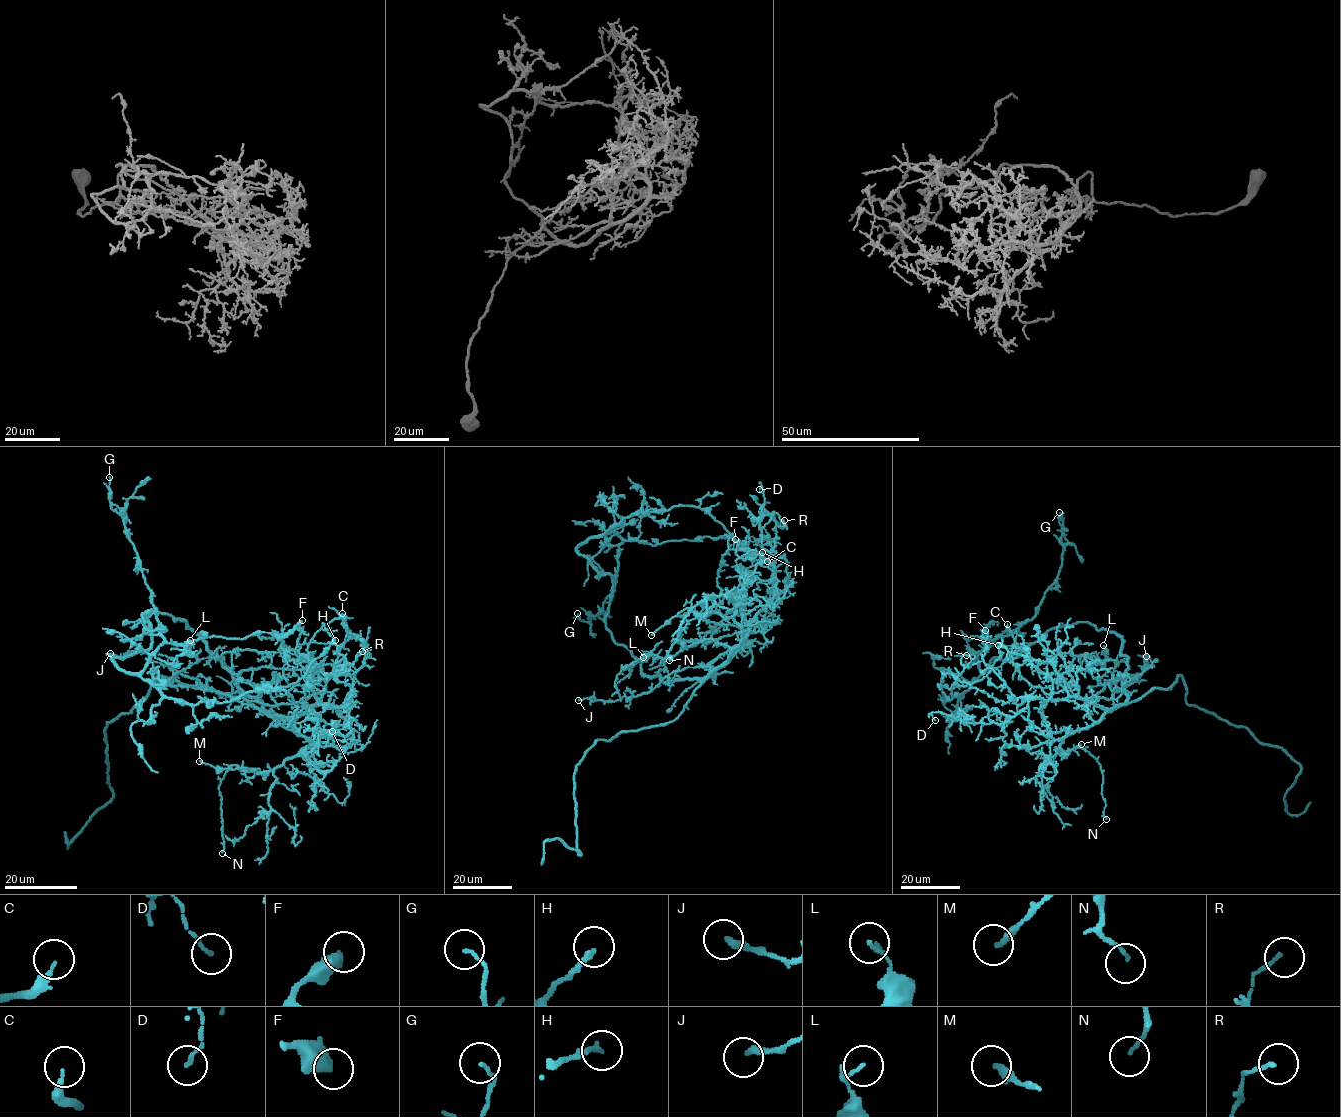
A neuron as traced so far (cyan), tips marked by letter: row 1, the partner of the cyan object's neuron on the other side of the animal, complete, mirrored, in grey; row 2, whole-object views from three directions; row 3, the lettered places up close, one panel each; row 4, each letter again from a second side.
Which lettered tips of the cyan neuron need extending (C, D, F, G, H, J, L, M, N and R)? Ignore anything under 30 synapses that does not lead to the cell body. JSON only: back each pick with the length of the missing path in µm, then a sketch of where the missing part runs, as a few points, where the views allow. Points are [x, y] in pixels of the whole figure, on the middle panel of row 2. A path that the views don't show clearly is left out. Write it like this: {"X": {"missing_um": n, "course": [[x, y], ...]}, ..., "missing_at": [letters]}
{"missing_at": []}

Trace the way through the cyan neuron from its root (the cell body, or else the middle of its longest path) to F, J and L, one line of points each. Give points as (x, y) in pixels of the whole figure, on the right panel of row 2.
F: (1121, 652), (1114, 633), (1076, 622), (981, 672), (978, 654), (991, 645), (985, 630)
J: (1121, 652), (1128, 658), (1127, 699), (1117, 705), (1112, 694), (1131, 684), (1142, 673), (1146, 656)
L: (1121, 652), (1128, 658), (1127, 699), (1094, 722), (1085, 707), (1113, 681), (1099, 665), (1103, 645)

